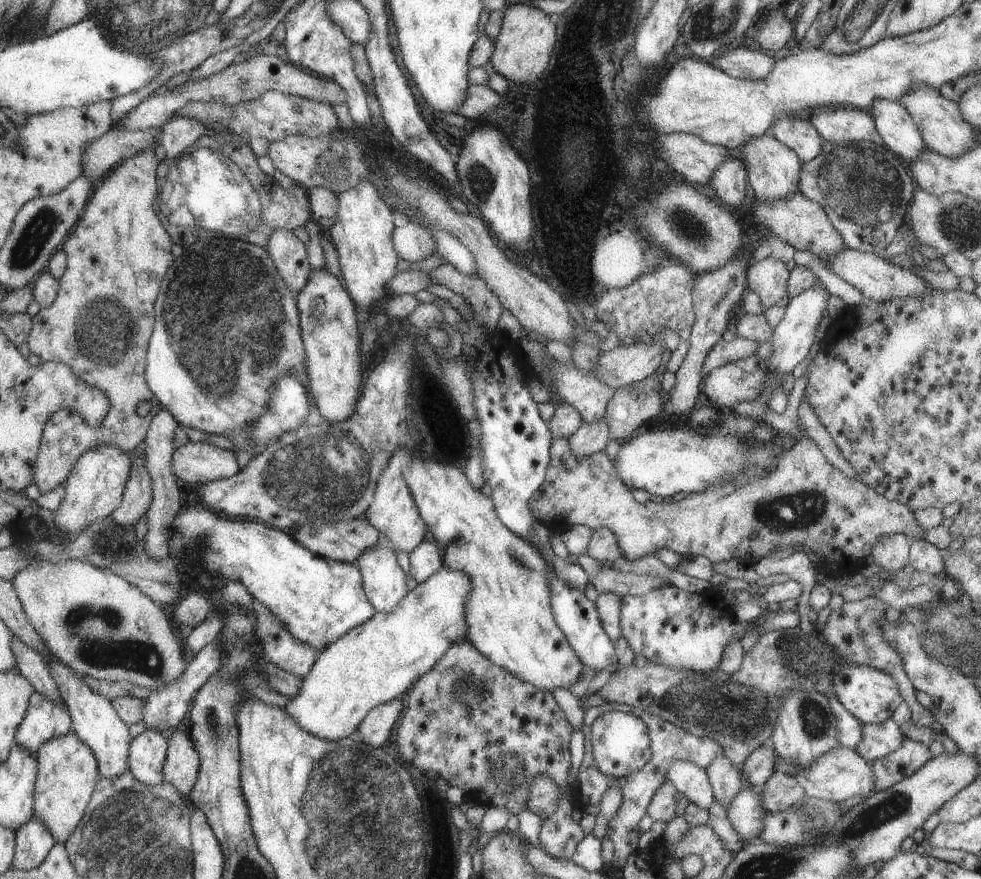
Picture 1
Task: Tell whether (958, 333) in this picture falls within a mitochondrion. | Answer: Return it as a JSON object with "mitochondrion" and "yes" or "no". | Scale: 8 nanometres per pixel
{"mitochondrion":"yes"}

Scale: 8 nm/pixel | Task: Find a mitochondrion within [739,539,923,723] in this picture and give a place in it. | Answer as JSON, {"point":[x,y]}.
{"point":[801,660]}

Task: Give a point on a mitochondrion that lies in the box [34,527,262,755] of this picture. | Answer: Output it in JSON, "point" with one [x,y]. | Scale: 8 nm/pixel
{"point":[143,658]}

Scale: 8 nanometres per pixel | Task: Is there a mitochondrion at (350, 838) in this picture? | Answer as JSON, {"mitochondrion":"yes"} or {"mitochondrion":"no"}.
{"mitochondrion":"yes"}

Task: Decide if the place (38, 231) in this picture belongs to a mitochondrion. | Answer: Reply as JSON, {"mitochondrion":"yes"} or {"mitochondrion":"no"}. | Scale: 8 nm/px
{"mitochondrion":"yes"}

